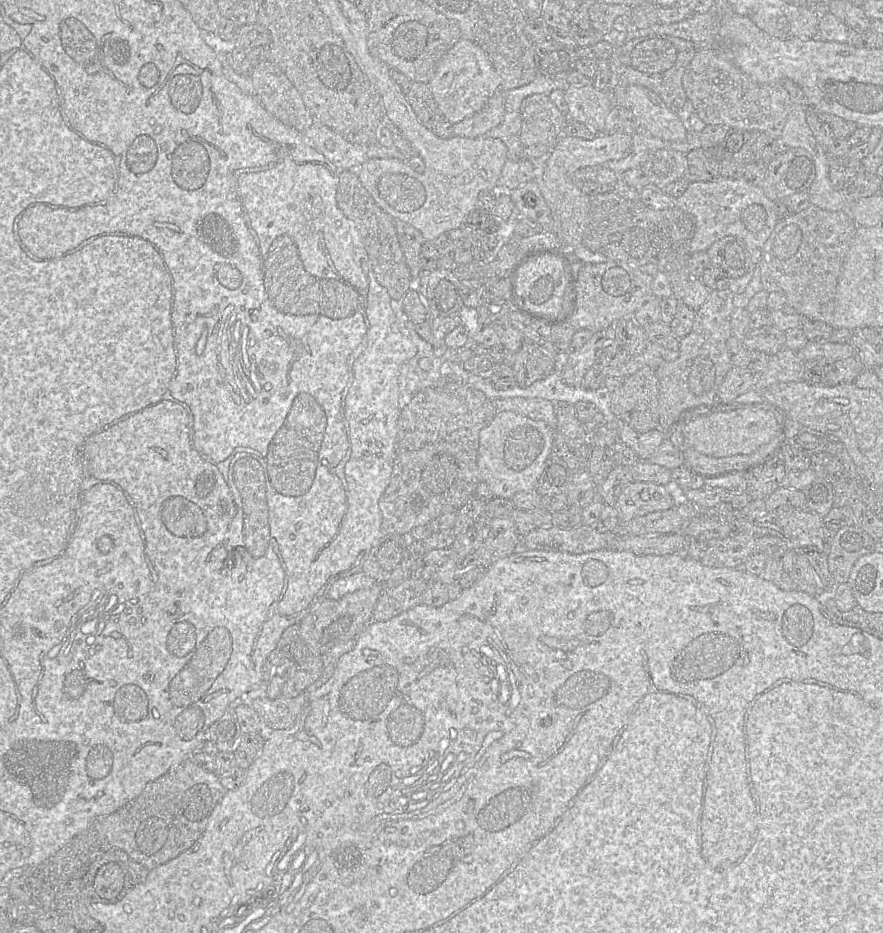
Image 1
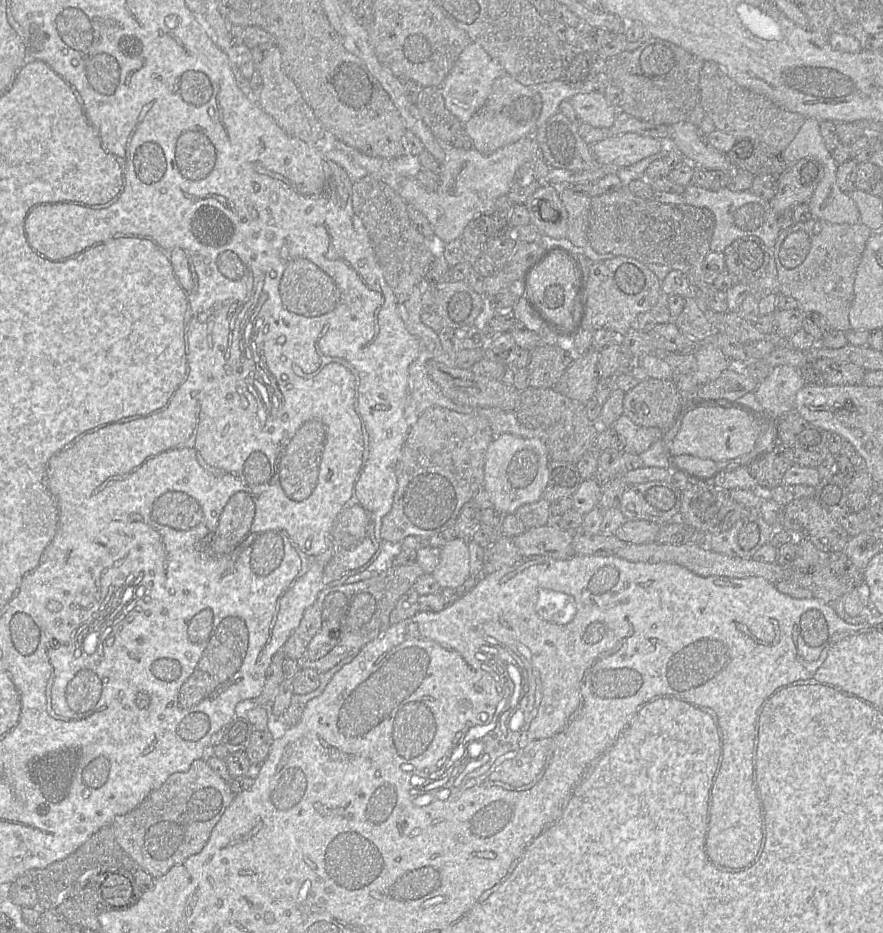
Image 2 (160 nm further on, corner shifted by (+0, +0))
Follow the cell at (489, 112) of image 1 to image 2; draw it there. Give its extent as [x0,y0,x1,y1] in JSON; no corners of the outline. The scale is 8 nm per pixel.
[463,73,542,154]

